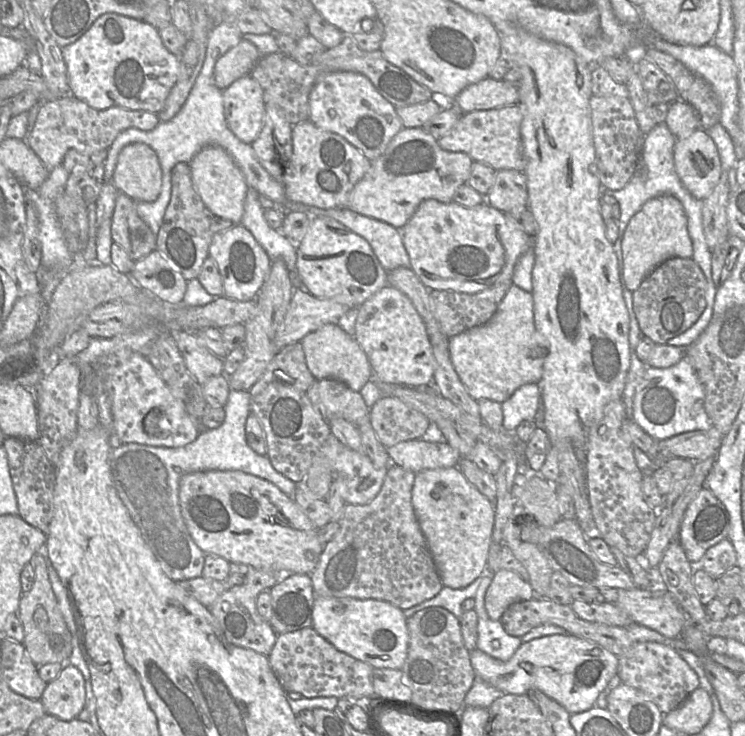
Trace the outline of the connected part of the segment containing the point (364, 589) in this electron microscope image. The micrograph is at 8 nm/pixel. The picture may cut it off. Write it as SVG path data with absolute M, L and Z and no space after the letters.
M390 465L378 495L368 504L345 504L339 529L327 542L315 570L311 573L317 596L376 599L390 602L401 610L409 609L435 597L444 585L428 550L412 505L412 488L416 473Z

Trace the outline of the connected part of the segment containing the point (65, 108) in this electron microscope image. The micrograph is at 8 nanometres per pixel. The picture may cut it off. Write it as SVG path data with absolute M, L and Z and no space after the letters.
M72 94L41 102L35 125L24 140L48 171L60 165L70 149L83 153L107 150L123 130L137 128L149 131L161 122L157 114L144 110L128 110L122 107L95 109Z

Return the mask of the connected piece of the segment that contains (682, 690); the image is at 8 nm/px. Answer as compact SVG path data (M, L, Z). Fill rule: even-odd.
M635 642L619 656L618 677L621 682L651 699L664 715L676 709L699 687L697 674L681 653L671 646L656 642Z

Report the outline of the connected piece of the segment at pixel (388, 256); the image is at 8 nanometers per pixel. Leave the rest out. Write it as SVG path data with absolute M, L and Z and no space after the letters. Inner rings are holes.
M289 202L279 207L282 211L300 211L315 218L327 216L336 219L364 238L382 267L388 272L398 267L410 267L409 256L401 240L400 230L386 222L361 215L348 208L320 209L302 203Z

